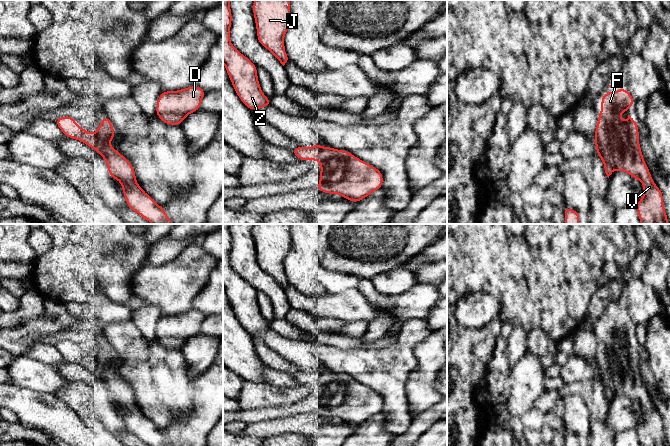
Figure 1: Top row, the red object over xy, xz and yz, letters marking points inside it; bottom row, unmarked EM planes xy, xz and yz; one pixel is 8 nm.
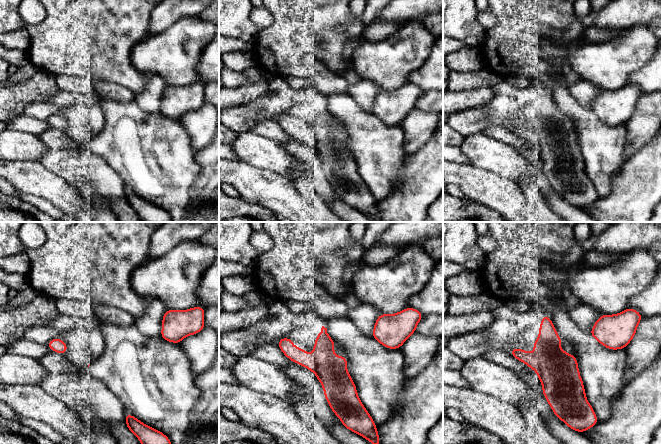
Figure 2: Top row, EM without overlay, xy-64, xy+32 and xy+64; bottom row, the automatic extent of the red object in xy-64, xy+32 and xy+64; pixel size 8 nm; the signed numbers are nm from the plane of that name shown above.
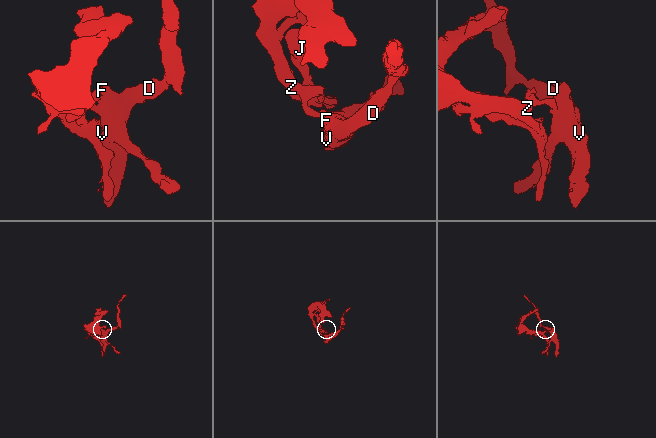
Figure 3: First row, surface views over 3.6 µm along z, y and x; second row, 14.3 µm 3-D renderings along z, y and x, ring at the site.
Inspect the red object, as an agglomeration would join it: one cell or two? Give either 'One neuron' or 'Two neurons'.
Two neurons

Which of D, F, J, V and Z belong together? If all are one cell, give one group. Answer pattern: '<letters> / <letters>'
D F V / J Z

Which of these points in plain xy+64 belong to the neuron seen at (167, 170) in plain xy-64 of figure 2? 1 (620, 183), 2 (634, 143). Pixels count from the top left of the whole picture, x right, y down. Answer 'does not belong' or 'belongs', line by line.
1: does not belong
2: does not belong

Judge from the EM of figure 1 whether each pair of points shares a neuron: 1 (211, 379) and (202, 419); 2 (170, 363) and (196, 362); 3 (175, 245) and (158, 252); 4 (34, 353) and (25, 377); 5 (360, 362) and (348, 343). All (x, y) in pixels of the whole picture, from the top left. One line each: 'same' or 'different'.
1: same
2: different
3: same
4: different
5: different

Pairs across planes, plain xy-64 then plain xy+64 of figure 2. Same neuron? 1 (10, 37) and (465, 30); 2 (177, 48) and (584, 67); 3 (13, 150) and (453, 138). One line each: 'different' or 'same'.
1: different
2: same
3: different

